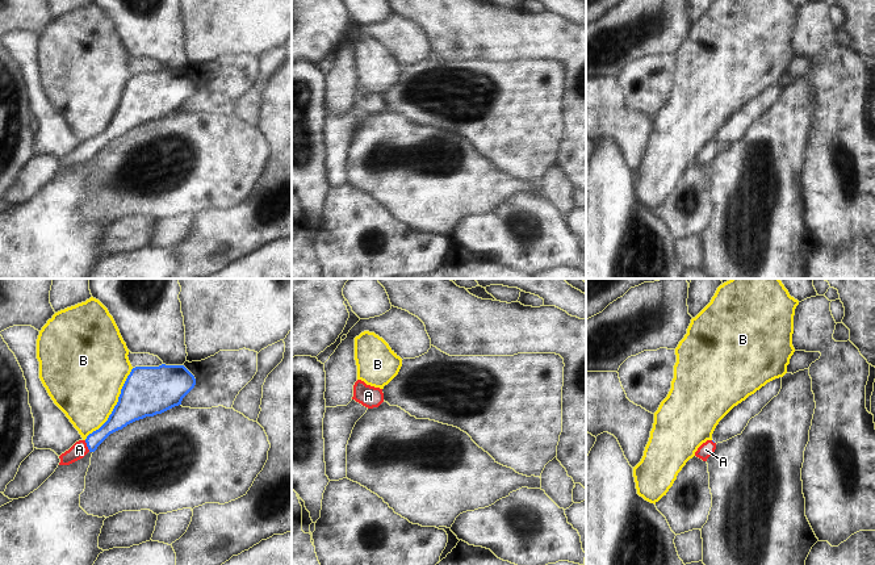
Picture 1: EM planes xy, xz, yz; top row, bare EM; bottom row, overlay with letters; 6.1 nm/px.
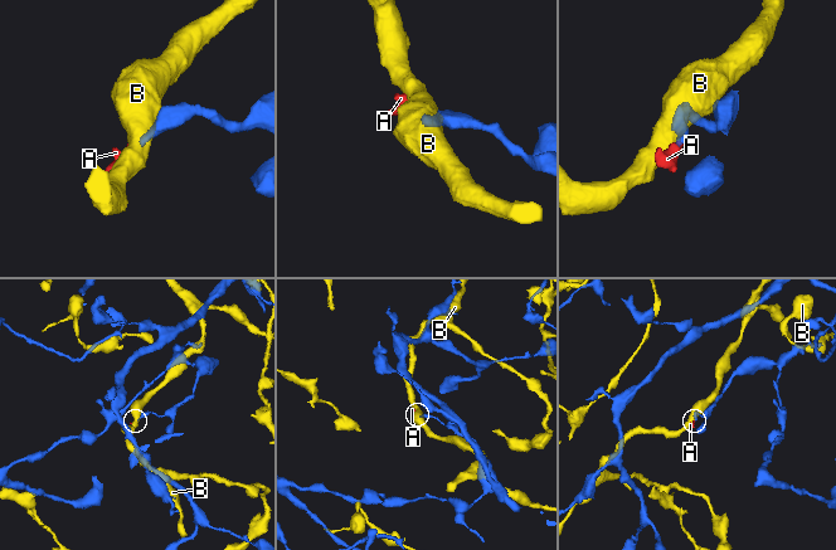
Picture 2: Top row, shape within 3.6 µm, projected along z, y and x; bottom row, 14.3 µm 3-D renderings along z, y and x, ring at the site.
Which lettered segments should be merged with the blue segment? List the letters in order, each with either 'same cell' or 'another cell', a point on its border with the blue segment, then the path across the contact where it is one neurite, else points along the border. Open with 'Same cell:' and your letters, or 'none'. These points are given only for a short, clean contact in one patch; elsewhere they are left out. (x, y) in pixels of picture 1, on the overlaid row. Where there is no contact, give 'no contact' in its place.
Same cell: A
A: same cell | xy (87, 446) | across xy (118, 419), (87, 446), (79, 450)
B: another cell | xy (116, 405)

